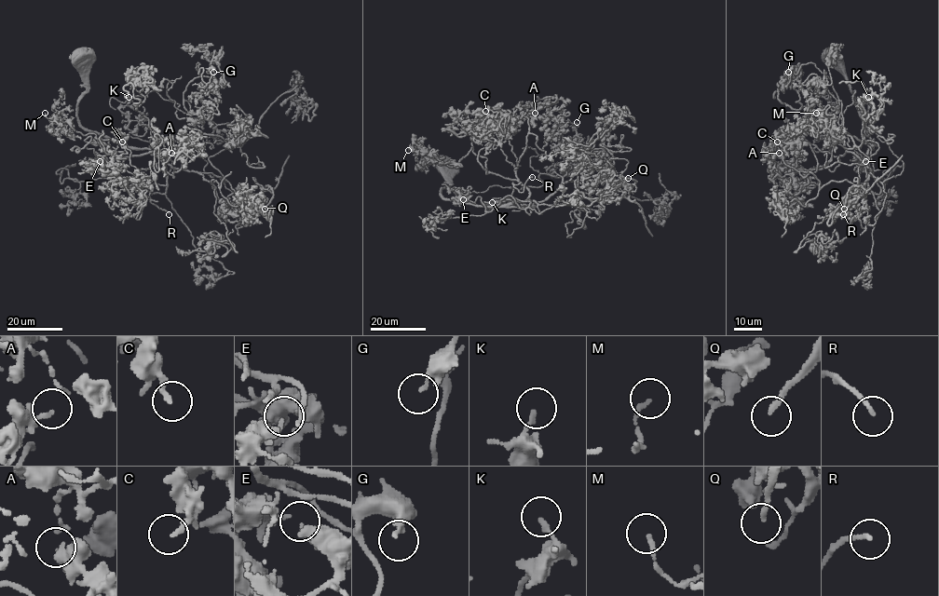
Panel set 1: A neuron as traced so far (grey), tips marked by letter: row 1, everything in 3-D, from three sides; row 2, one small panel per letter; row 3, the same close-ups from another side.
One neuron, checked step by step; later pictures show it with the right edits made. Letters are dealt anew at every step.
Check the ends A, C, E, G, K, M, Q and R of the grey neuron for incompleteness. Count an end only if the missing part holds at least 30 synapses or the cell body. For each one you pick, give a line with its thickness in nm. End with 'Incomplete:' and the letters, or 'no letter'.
Q: calibre 180 nm
R: calibre 160 nm
Incomplete: Q, R

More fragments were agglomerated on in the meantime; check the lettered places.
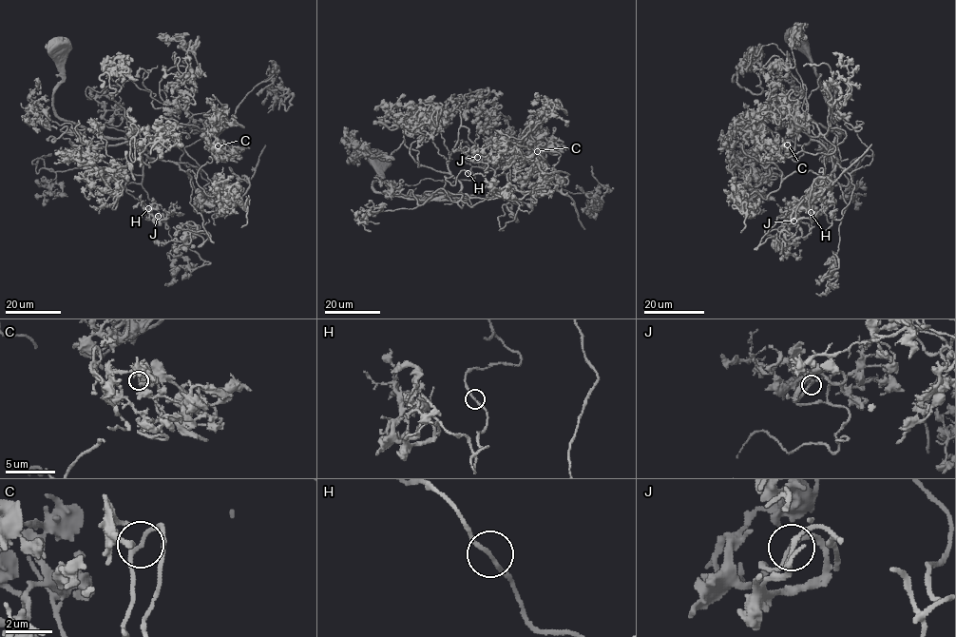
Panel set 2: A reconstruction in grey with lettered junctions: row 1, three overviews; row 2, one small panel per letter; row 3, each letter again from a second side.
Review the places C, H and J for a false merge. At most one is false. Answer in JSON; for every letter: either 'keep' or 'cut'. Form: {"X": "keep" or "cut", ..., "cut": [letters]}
{"C": "keep", "H": "keep", "J": "keep", "cut": []}

